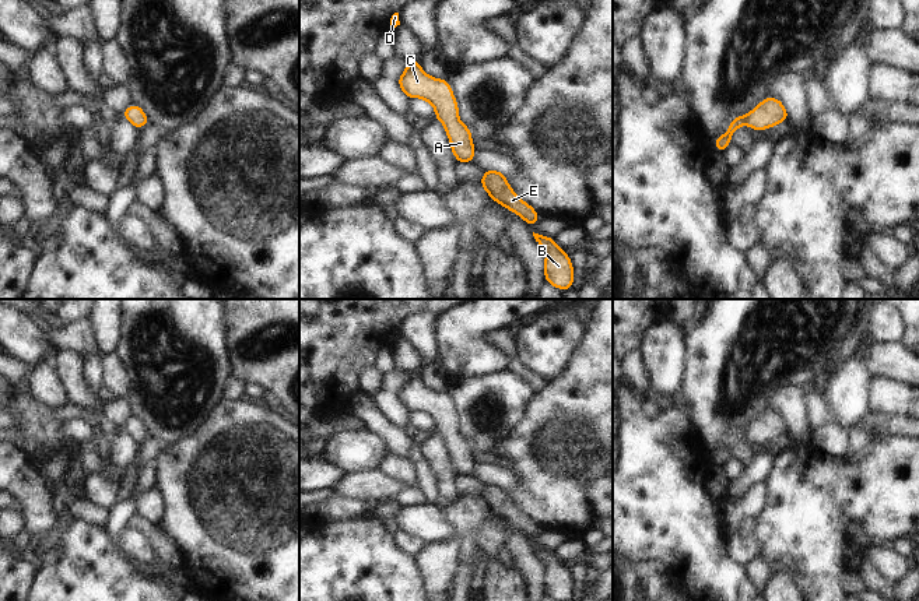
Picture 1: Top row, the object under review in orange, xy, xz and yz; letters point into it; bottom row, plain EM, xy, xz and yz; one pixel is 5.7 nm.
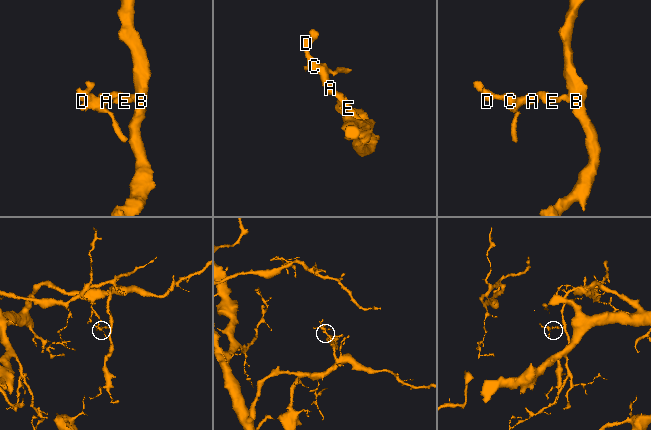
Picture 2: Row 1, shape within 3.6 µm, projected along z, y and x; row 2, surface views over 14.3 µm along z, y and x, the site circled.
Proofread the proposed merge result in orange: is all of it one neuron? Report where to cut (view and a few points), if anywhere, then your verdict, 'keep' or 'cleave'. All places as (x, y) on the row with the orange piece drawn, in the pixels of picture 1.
no cut | keep

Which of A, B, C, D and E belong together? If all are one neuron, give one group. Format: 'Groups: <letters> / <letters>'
Groups: A B C D E.

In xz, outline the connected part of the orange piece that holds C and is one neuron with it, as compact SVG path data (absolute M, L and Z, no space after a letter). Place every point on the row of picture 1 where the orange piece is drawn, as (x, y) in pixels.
M410 59L397 82L407 98L421 98L432 105L435 119L445 126L456 162L473 162L473 134L459 120L459 106L448 80L428 75L418 61Z

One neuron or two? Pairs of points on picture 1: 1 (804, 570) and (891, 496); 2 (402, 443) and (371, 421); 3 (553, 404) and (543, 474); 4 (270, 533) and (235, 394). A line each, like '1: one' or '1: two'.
1: one
2: one
3: one
4: two

